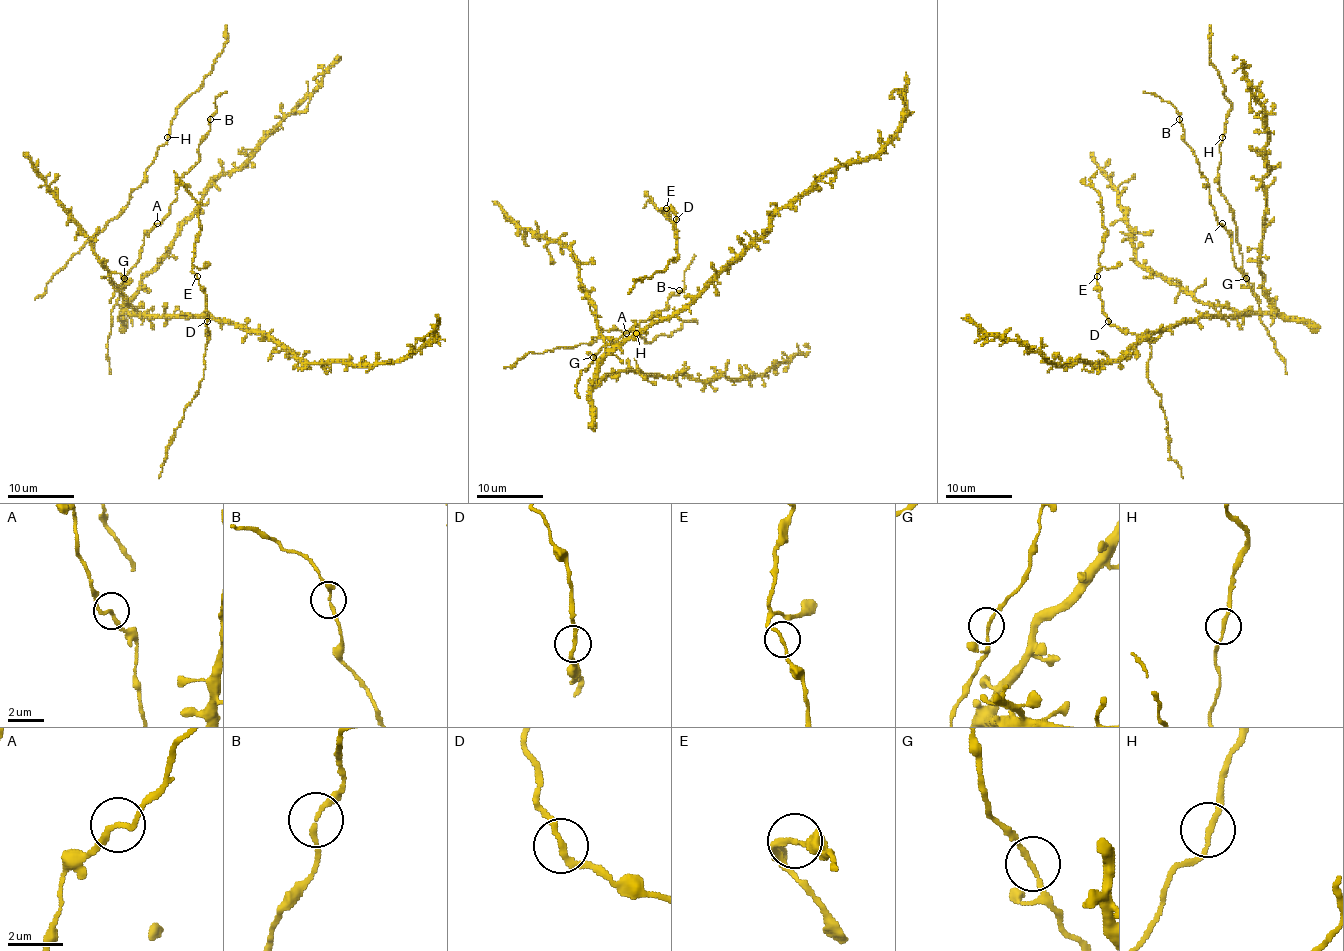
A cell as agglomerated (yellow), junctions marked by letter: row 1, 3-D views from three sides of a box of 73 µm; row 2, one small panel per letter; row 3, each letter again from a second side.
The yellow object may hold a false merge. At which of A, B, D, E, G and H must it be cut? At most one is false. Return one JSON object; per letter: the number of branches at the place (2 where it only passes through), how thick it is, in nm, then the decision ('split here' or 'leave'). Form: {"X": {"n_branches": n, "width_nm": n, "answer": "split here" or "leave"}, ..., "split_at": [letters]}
{"A": {"n_branches": 2, "width_nm": 190, "answer": "leave"}, "B": {"n_branches": 2, "width_nm": 170, "answer": "leave"}, "D": {"n_branches": 2, "width_nm": 200, "answer": "leave"}, "E": {"n_branches": 2, "width_nm": 160, "answer": "leave"}, "G": {"n_branches": 2, "width_nm": 160, "answer": "leave"}, "H": {"n_branches": 2, "width_nm": 180, "answer": "leave"}, "split_at": []}

